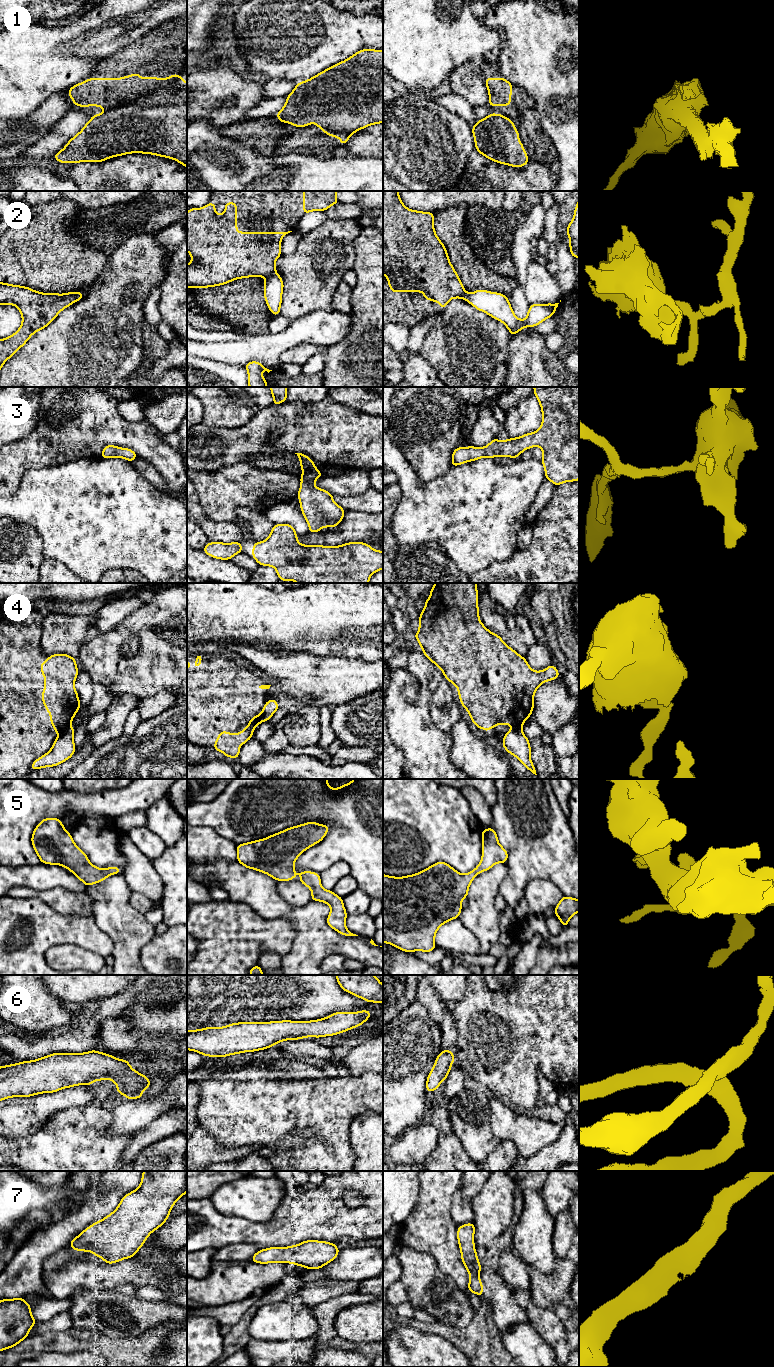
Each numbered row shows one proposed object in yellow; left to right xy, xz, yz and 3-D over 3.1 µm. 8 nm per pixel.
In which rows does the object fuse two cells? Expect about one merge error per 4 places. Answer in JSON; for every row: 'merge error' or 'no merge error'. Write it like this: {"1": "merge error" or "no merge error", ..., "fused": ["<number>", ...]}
{"1": "no merge error", "2": "merge error", "3": "no merge error", "4": "merge error", "5": "no merge error", "6": "merge error", "7": "no merge error", "fused": ["2", "4", "6"]}

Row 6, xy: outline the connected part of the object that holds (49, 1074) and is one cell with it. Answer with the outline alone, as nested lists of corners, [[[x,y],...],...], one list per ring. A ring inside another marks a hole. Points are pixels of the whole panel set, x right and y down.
[[[96,1050],[85,1053],[53,1053],[32,1061],[0,1066],[0,1101],[11,1097],[29,1097],[42,1093],[53,1093],[63,1088],[81,1084],[83,1079],[94,1081],[95,1075],[103,1071],[117,1074],[114,1057]]]

